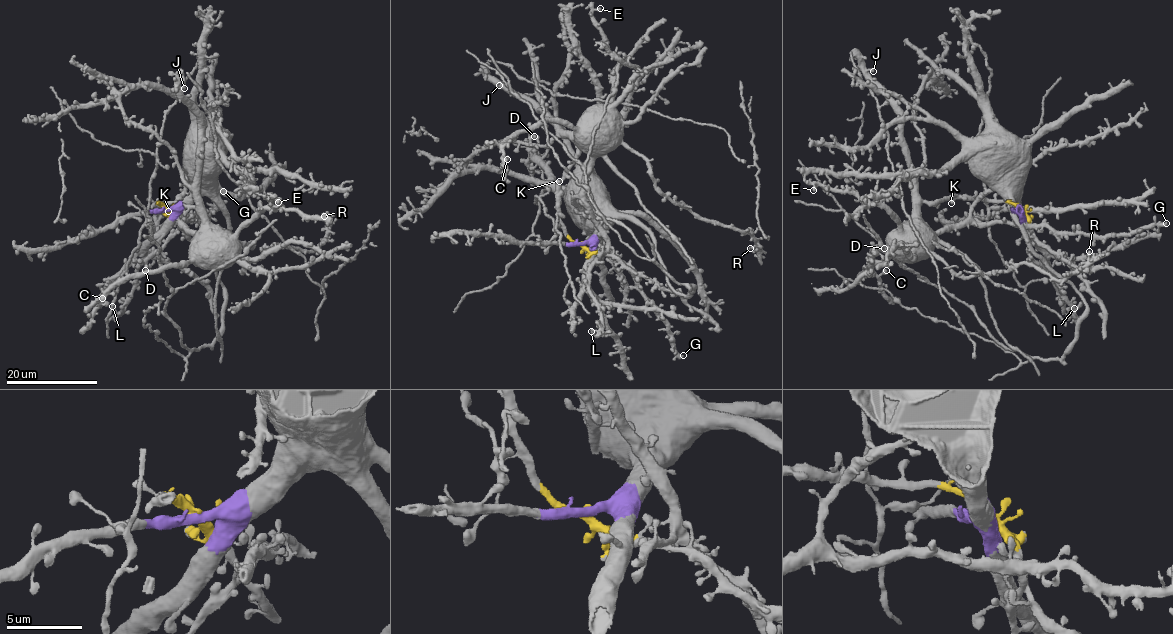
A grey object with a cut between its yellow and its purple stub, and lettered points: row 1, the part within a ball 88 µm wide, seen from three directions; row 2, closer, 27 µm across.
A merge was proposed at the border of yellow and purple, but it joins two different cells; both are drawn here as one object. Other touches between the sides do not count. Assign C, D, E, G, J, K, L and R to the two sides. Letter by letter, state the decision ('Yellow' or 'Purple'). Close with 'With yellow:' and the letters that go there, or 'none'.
C: Yellow
D: Yellow
E: Yellow
G: Yellow
J: Yellow
K: Yellow
L: Yellow
R: Yellow
With yellow: C, D, E, G, J, K, L, R

